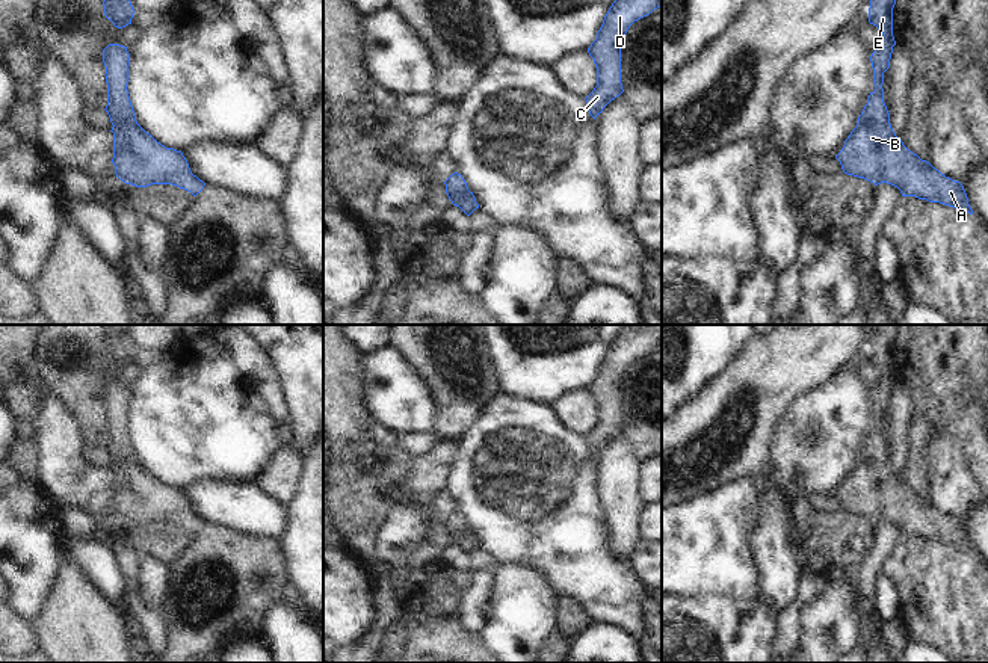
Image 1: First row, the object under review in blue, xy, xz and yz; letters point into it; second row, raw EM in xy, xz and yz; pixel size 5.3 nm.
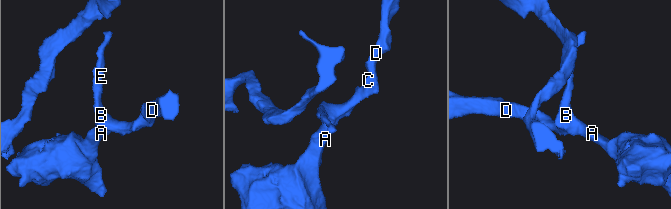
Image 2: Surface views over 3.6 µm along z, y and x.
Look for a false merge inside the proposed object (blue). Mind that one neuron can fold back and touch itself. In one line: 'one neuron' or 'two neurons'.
one neuron

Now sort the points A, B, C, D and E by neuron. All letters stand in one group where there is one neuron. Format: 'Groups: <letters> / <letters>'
Groups: A B C D E.

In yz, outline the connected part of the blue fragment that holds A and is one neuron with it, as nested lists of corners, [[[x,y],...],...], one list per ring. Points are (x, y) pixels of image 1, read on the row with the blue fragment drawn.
[[[870,0],[869,23],[884,35],[870,56],[875,91],[870,92],[857,127],[835,159],[848,175],[864,178],[875,186],[887,183],[897,187],[902,196],[940,202],[973,214],[964,186],[909,151],[891,128],[882,83],[896,45],[894,5],[896,0]]]

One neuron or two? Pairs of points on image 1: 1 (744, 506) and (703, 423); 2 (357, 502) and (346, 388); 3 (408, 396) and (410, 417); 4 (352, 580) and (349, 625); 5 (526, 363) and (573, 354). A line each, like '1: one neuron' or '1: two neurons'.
1: two neurons
2: one neuron
3: one neuron
4: one neuron
5: one neuron

